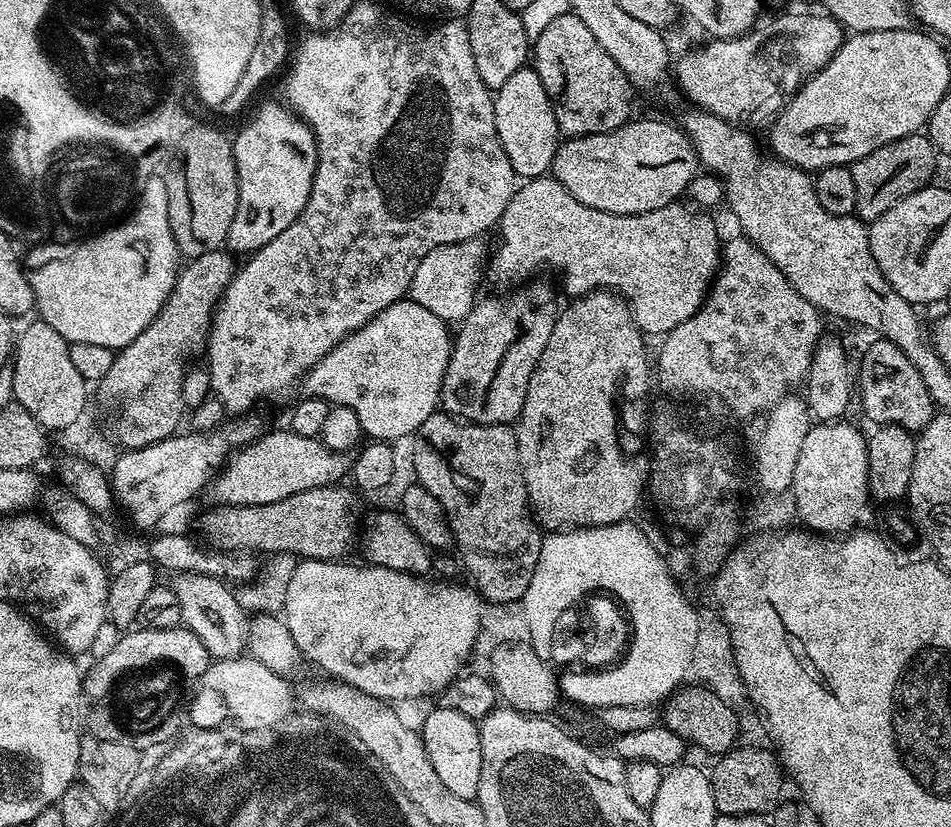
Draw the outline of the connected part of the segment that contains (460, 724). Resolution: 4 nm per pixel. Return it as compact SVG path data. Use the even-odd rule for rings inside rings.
M443 706L436 709L424 720L422 743L426 746L426 754L430 754L430 762L438 778L453 794L463 800L475 800L478 794L478 782L482 778L482 742L480 726L477 721L466 718L466 714L458 714L458 710L450 710Z

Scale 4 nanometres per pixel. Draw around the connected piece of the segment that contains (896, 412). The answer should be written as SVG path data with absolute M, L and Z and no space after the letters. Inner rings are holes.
M883 338L873 339L873 344L864 352L860 364L858 360L858 404L873 421L873 425L897 424L907 432L916 434L931 422L934 405L922 374L914 370L910 358L894 346L894 342Z

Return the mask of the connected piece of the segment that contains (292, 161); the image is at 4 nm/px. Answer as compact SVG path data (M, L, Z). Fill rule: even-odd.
M280 104L262 105L256 117L232 140L232 153L238 174L238 210L234 210L234 222L230 222L226 241L227 251L232 254L254 253L266 246L266 242L278 238L278 234L282 234L282 230L286 230L286 226L290 226L298 214L302 214L310 198L316 173L316 139L307 124L301 122L291 108Z

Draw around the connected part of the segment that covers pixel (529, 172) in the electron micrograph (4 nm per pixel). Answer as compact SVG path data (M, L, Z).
M535 67L518 69L506 78L506 82L502 82L500 88L495 89L494 122L502 150L506 150L506 158L510 158L510 166L514 166L517 177L543 176L551 169L556 149L562 143L562 133L554 118L546 86L542 86L542 78L538 78Z

